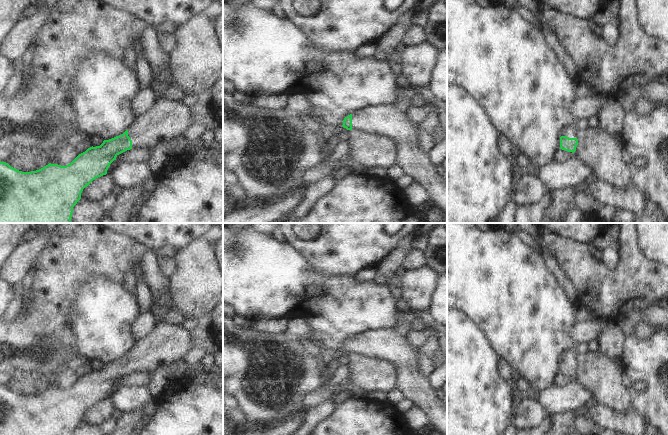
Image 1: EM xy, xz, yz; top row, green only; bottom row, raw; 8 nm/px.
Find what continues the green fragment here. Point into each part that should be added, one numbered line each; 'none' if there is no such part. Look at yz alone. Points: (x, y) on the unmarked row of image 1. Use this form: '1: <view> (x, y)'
1: yz (571, 355)

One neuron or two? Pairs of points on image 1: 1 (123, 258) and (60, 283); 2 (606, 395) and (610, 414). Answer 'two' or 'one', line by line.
1: one
2: two

